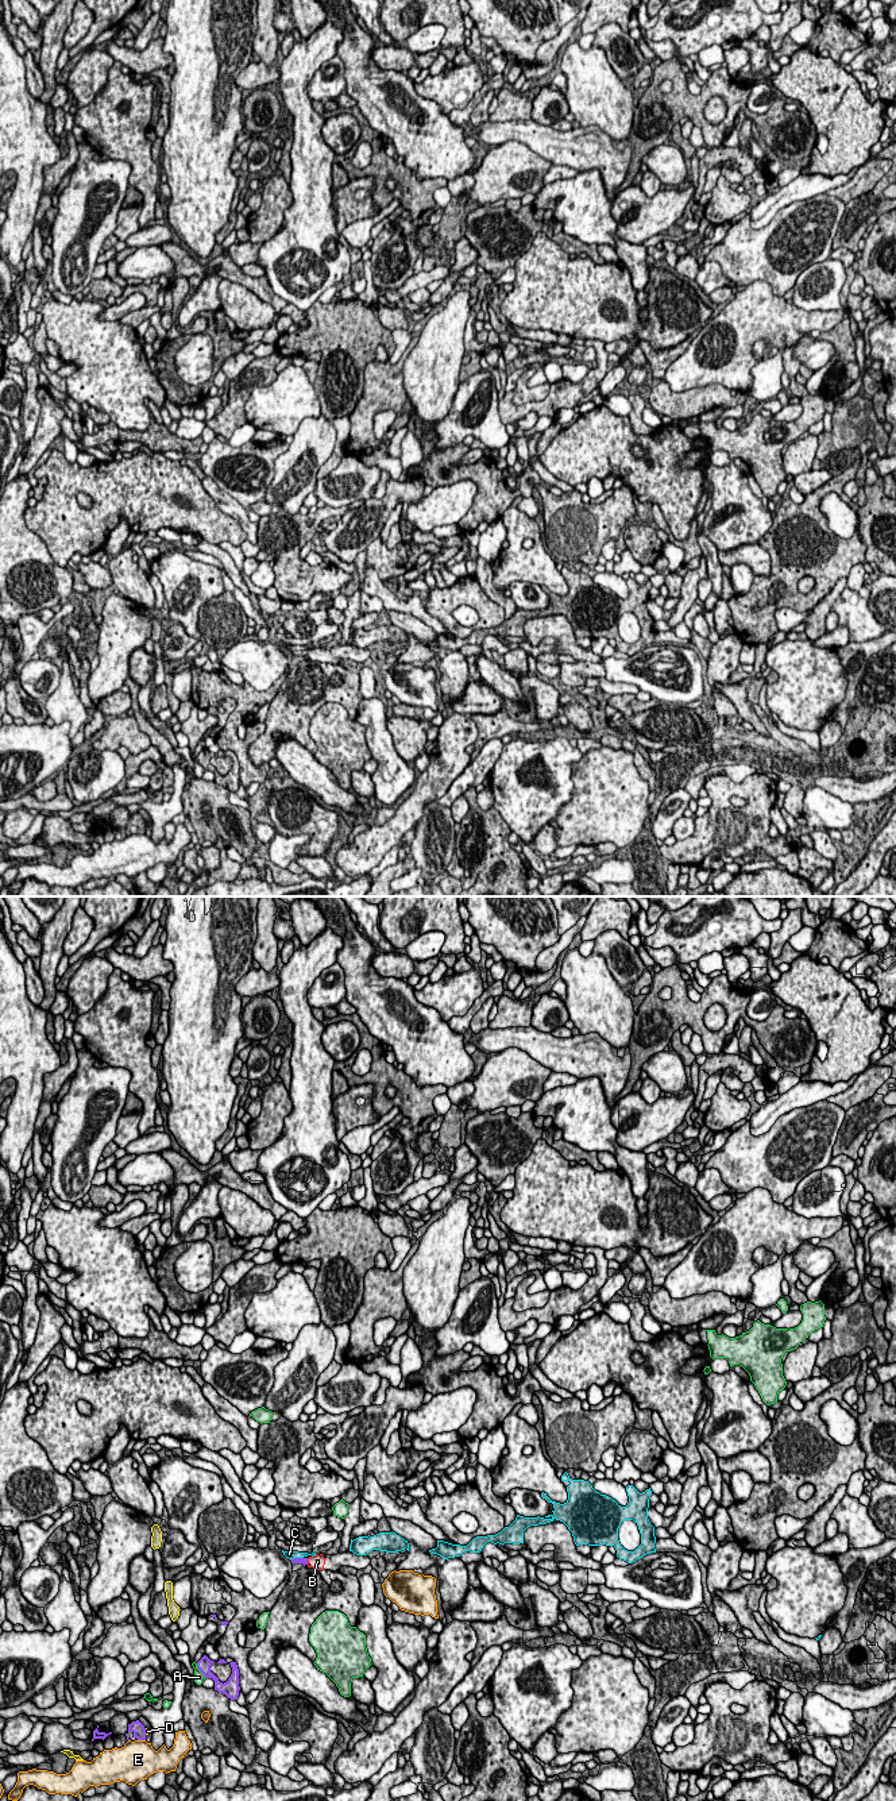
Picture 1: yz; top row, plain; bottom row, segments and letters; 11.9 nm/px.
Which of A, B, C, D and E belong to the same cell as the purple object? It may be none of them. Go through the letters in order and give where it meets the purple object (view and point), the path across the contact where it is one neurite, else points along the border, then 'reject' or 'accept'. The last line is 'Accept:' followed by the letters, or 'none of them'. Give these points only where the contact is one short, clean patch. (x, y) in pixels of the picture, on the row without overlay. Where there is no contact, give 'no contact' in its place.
A: meets purple in yz at (199, 762); reject
B: meets purple in yz at (306, 654); runs through yz (304, 654), (306, 654), (317, 654); accept
C: meets purple in yz at (296, 651); reject
D: meets purple in yz at (145, 824); reject
E: meets purple in yz at (142, 832); reject
Accept: B

